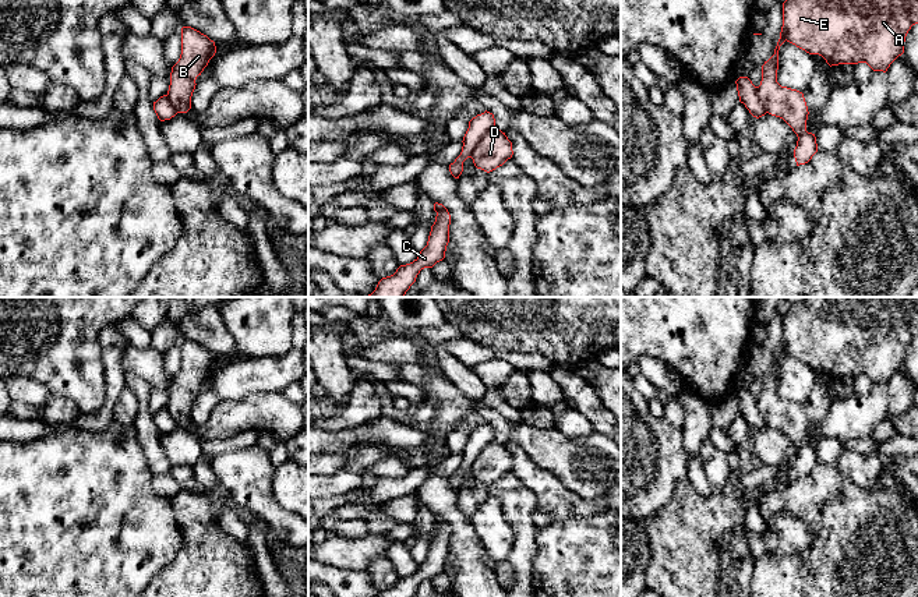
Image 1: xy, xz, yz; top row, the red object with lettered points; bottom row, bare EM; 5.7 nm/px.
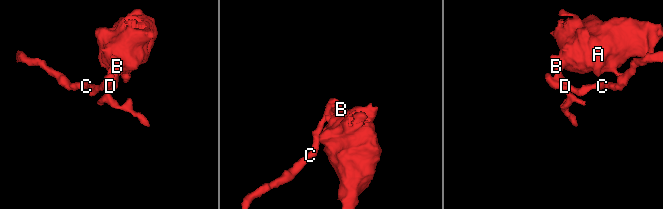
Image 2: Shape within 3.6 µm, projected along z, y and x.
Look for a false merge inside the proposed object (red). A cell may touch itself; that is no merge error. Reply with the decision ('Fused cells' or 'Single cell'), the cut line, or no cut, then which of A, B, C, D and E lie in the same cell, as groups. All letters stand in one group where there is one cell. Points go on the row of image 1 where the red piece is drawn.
Fused cells. Split along xz (494, 126), (480, 140), (470, 156). Groups: A B D E / C

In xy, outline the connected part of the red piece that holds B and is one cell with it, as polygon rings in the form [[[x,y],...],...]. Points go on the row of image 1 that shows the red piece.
[[[191,27],[181,28],[181,54],[172,67],[167,91],[167,98],[177,113],[187,113],[191,109],[191,96],[197,85],[195,80],[215,53],[215,42],[206,35]]]

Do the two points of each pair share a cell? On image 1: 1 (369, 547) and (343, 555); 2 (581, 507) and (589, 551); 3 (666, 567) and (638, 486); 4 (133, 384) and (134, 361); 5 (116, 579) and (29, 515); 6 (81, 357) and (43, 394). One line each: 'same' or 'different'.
1: same
2: different
3: different
4: different
5: same
6: different

